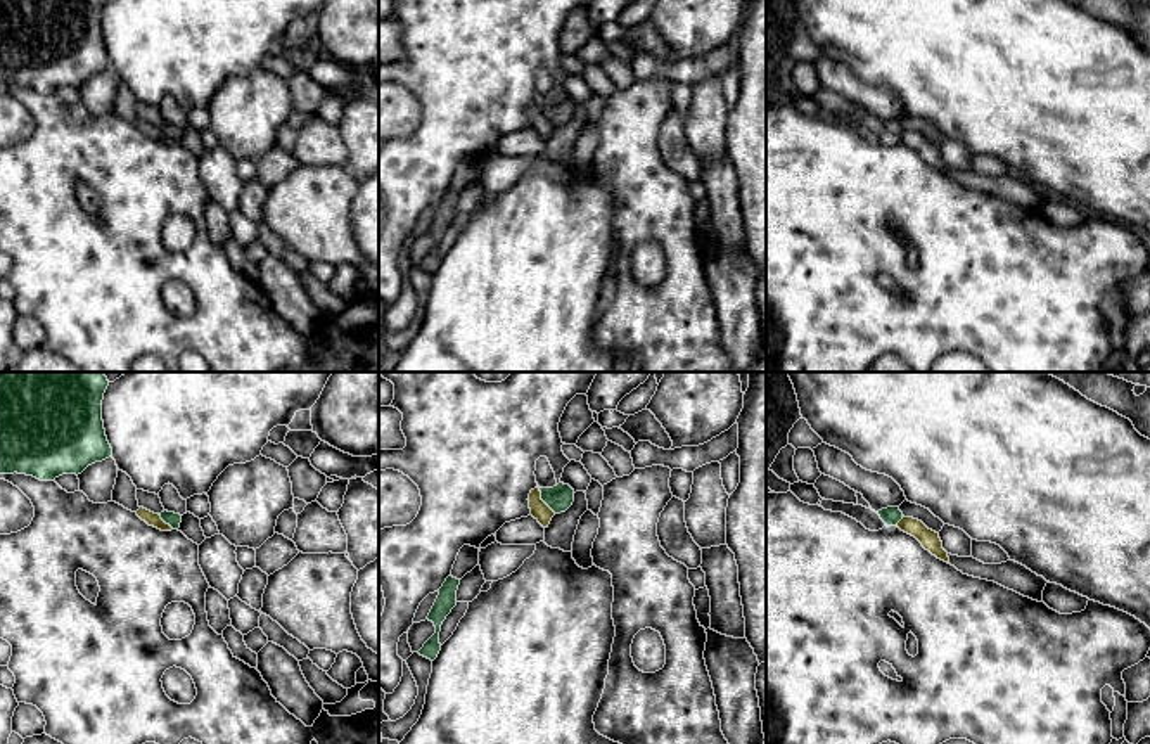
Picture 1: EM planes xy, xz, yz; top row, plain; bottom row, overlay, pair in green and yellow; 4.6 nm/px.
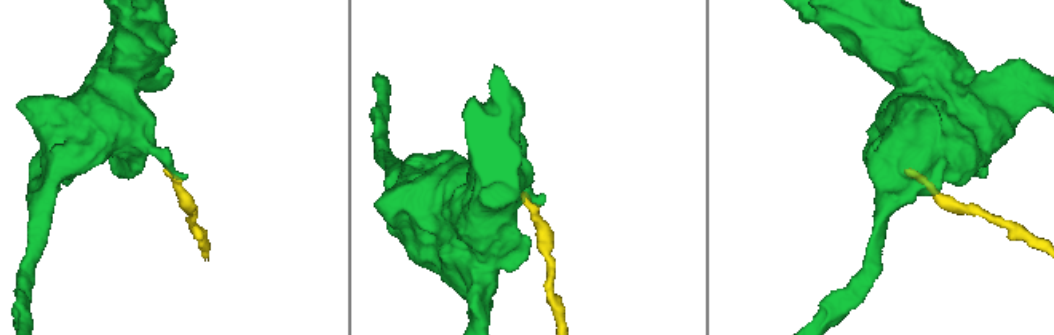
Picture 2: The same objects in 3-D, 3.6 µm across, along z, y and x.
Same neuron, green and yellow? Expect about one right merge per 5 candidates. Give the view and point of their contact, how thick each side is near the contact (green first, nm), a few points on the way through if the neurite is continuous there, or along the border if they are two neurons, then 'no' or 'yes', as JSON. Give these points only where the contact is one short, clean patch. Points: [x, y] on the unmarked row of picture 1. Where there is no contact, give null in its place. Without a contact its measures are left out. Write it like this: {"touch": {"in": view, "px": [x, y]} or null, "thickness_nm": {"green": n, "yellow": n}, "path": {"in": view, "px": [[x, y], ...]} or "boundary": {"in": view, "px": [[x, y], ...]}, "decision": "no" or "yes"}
{"touch": {"in": "xz", "px": [543, 113]}, "thickness_nm": {"green": 120, "yellow": 90}, "boundary": {"in": "xz", "px": [[538, 101], [540, 109], [555, 125]]}, "decision": "no"}

